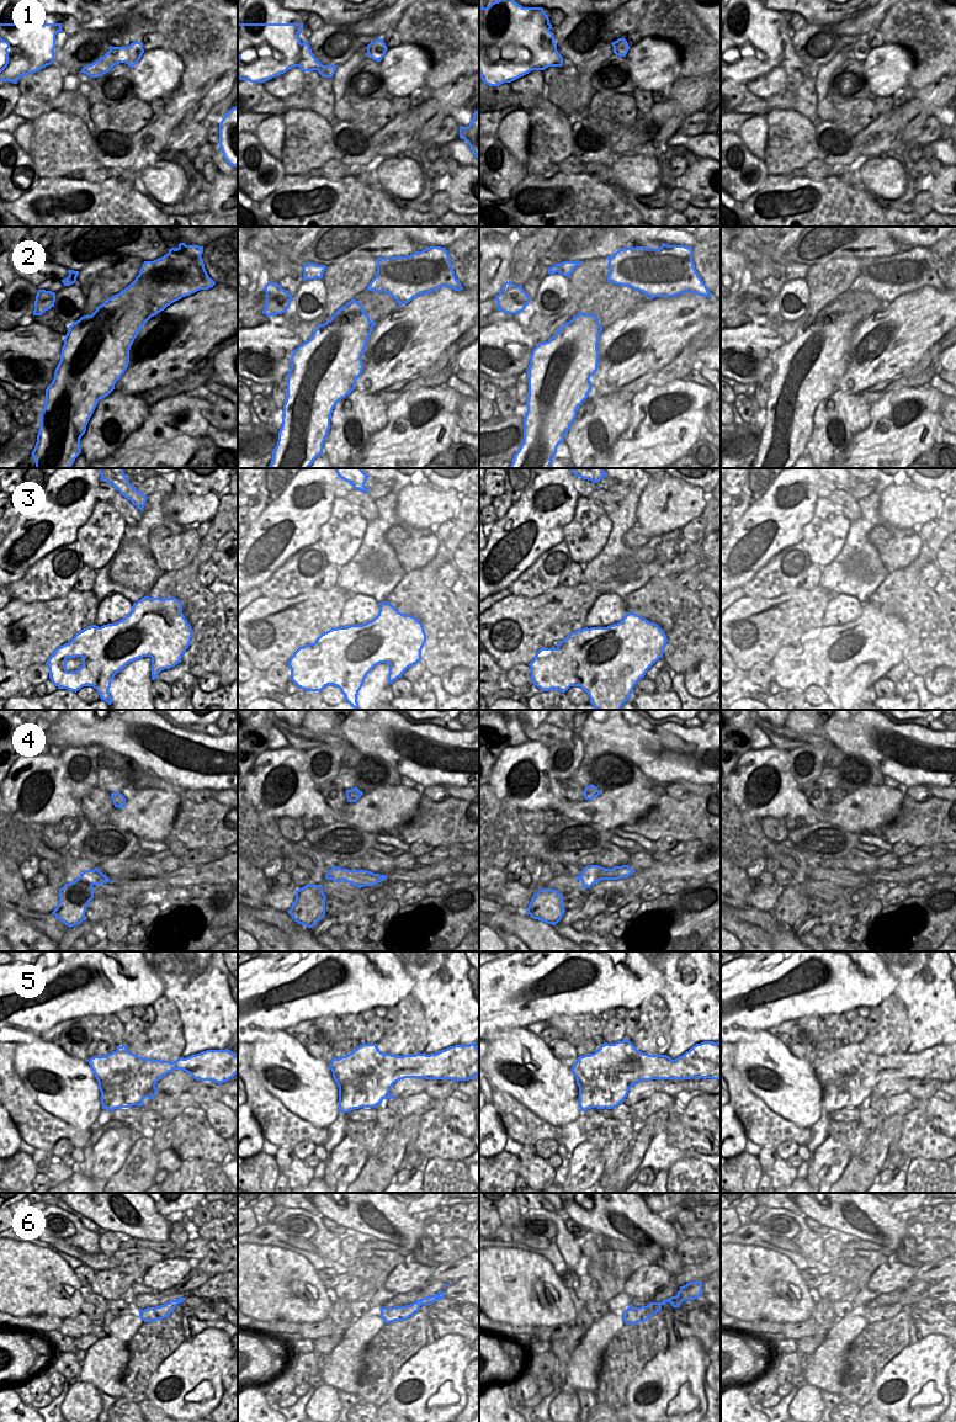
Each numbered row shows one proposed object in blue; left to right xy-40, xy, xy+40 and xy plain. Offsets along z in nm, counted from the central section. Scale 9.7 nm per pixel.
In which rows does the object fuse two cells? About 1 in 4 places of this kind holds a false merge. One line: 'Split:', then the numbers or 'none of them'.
Split: 1, 2, 4

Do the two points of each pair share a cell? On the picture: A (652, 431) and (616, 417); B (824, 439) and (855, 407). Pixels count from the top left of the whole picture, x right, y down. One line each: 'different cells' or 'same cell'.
A: different cells
B: same cell

